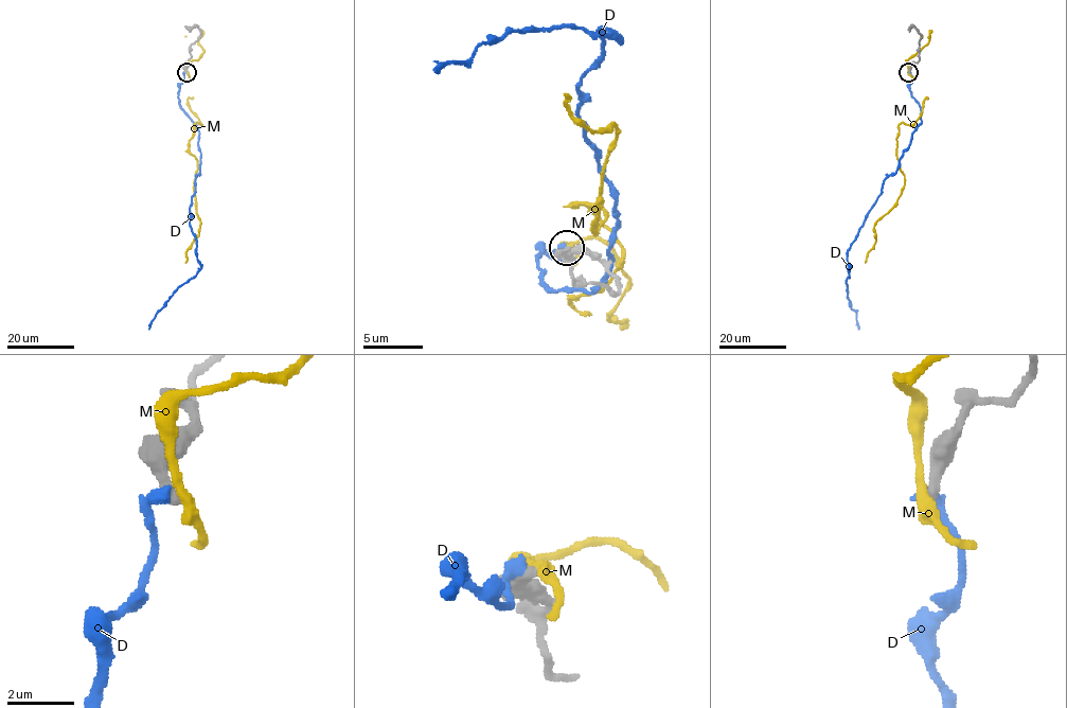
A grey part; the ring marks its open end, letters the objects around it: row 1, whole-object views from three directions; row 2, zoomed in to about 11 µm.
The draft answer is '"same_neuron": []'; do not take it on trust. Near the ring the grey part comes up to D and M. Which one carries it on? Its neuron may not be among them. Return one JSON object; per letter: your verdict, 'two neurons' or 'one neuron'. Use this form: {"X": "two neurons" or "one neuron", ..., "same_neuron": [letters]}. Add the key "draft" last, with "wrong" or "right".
{"D": "two neurons", "M": "two neurons", "same_neuron": [], "draft": "right"}

